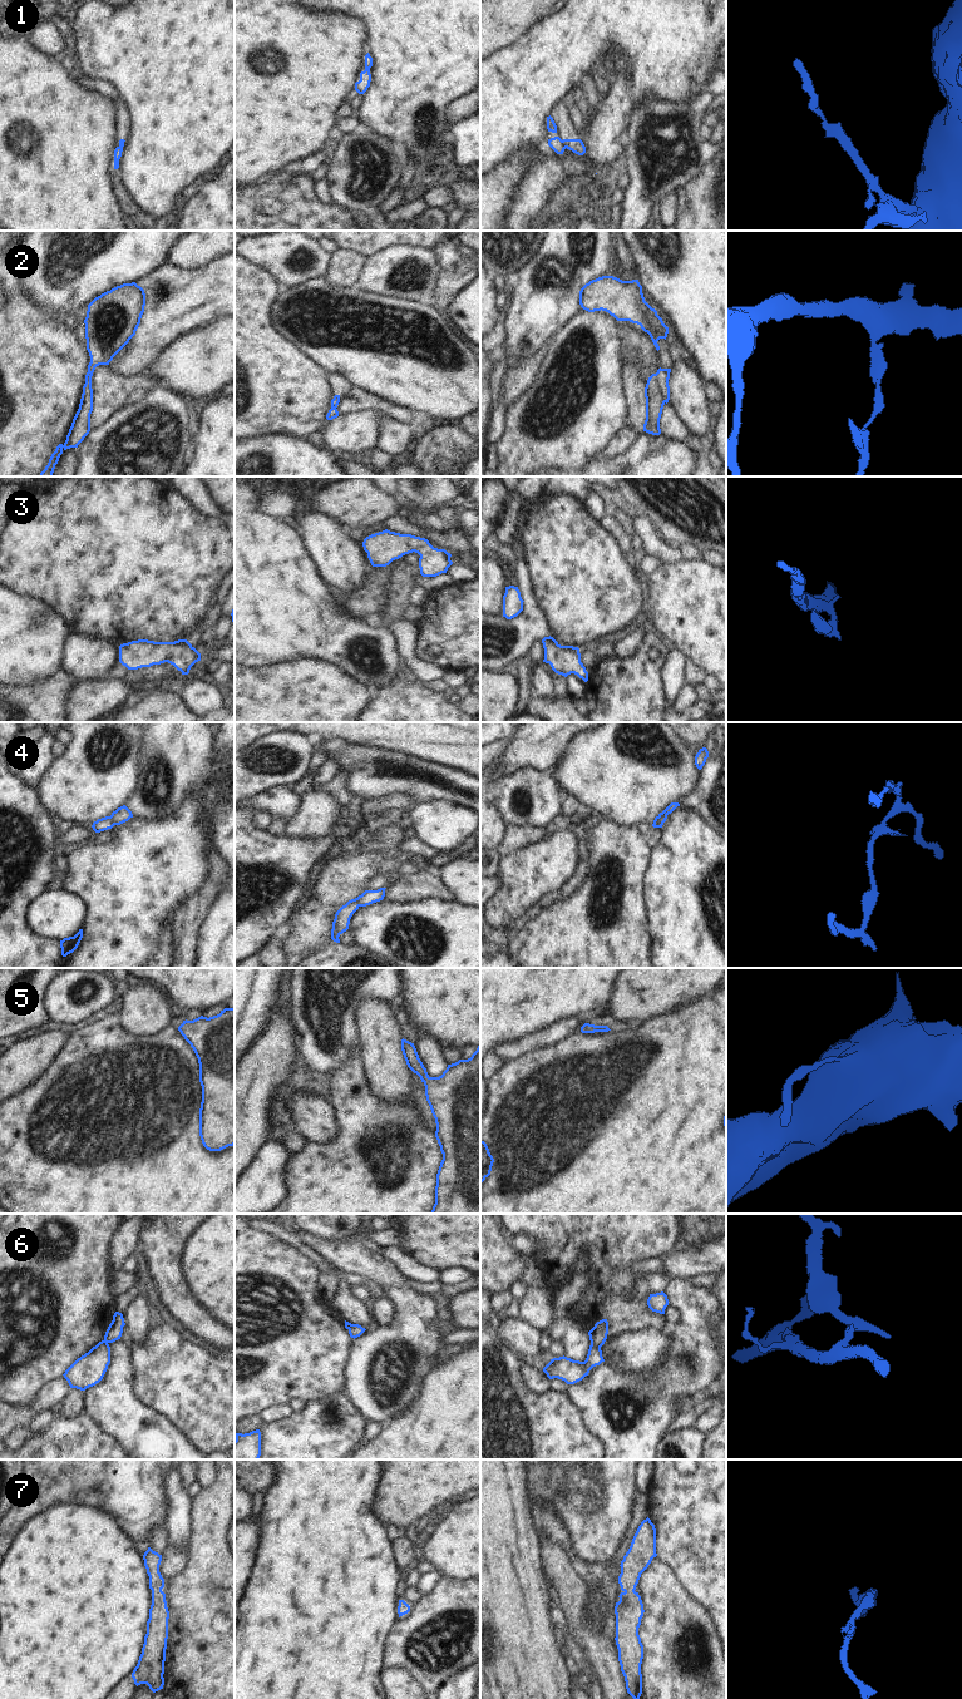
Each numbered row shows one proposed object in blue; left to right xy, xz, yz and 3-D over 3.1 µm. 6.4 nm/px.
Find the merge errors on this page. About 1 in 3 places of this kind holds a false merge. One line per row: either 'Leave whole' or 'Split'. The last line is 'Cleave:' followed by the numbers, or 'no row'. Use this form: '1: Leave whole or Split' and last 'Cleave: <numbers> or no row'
1: Split
2: Split
3: Leave whole
4: Split
5: Leave whole
6: Split
7: Leave whole
Cleave: 1, 2, 4, 6

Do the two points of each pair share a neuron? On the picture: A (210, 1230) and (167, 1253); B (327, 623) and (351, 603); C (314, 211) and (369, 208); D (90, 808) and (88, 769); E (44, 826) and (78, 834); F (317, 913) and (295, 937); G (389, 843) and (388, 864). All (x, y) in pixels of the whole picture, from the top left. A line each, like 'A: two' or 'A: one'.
A: two
B: two
C: two
D: one
E: two
F: one
G: one

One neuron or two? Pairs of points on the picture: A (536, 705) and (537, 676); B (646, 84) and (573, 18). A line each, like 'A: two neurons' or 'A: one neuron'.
A: two neurons
B: one neuron

